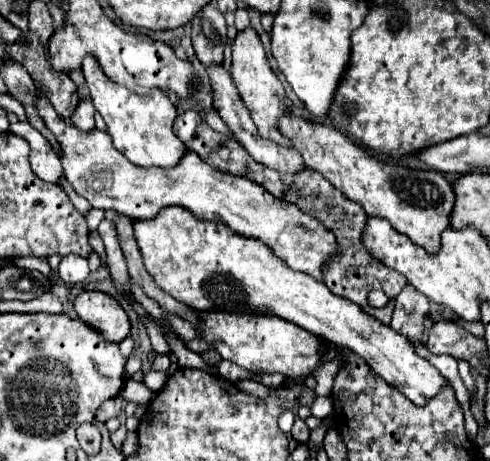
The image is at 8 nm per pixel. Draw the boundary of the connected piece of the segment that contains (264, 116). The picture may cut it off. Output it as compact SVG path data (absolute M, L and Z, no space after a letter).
M246 28L240 30L234 44L232 44L232 80L240 92L242 102L246 104L246 108L250 110L250 116L258 128L258 134L266 140L274 140L276 144L282 146L290 146L290 140L286 140L280 132L278 132L278 120L284 116L284 86L278 80L278 76L272 72L266 52L262 48L262 42L256 34L254 28Z

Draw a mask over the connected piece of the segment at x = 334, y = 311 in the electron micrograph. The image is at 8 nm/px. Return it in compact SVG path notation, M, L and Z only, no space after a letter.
M180 206L162 208L156 218L134 222L134 234L144 266L154 282L192 310L266 314L288 320L326 342L350 348L354 354L362 356L378 376L418 406L424 406L436 396L446 382L426 358L414 352L406 336L374 320L362 312L358 304L334 296L312 276L290 270L260 240L242 238L220 222L198 220Z

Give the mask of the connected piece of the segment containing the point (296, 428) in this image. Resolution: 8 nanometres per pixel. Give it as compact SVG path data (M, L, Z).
M296 418L296 422L294 422L290 434L292 434L292 438L294 438L298 444L306 444L306 442L308 442L308 436L310 436L310 428L306 426L304 420Z

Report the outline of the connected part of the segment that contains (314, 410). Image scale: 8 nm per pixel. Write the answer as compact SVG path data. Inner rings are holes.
M316 396L311 407L311 414L318 418L324 418L333 412L333 400L330 397Z

